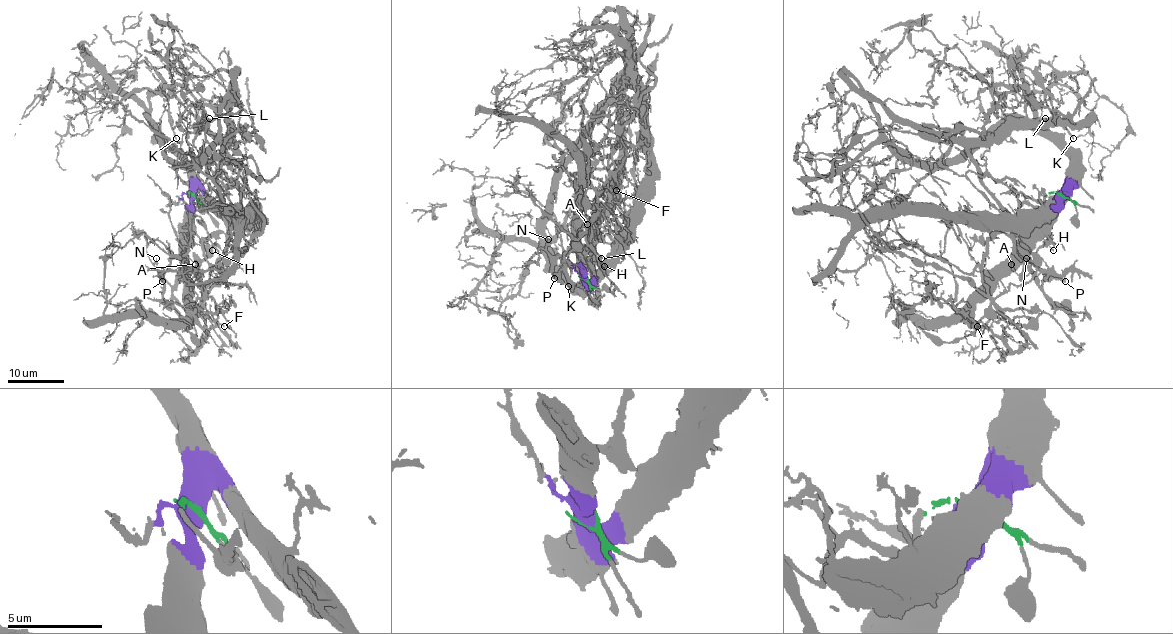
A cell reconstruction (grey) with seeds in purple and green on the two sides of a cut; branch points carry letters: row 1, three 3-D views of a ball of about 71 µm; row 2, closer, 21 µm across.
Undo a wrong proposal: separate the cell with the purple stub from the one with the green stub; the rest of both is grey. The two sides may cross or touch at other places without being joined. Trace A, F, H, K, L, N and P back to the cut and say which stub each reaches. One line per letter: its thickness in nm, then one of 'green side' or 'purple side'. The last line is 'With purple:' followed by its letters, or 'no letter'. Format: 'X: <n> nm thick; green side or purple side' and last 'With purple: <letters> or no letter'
A: 120 nm thick; purple side
F: 170 nm thick; purple side
H: 110 nm thick; purple side
K: 170 nm thick; green side
L: 190 nm thick; green side
N: 190 nm thick; purple side
P: 320 nm thick; purple side
With purple: A, F, H, N, P

